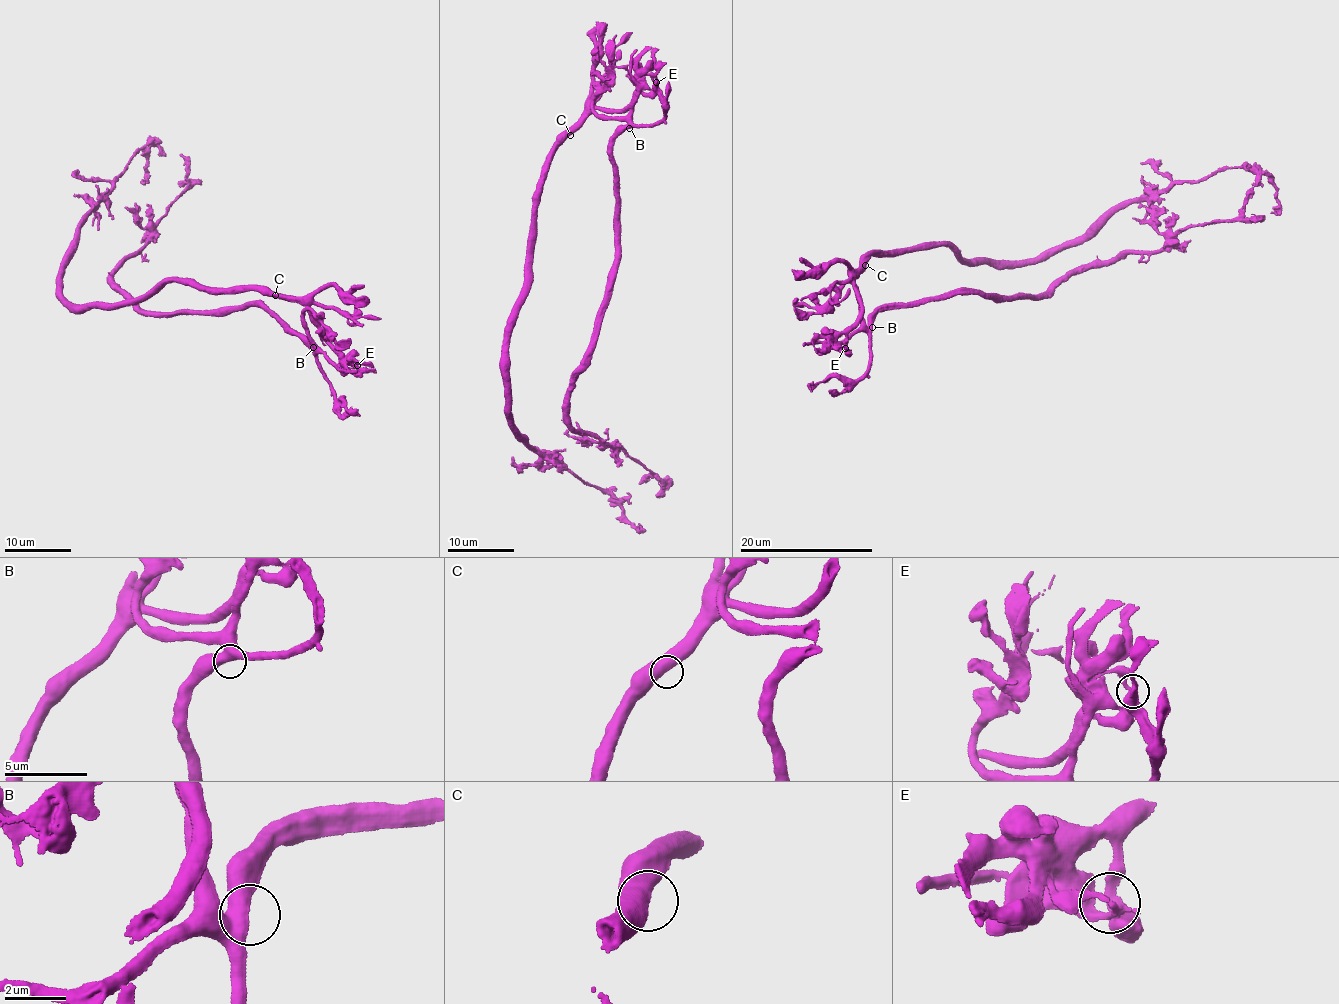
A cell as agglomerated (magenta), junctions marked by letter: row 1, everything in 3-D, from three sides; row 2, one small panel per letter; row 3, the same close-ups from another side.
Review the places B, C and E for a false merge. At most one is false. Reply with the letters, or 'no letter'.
E

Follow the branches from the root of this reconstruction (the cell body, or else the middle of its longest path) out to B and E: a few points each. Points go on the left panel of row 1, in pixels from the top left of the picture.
B: (276, 293), (292, 297), (304, 306), (304, 328), (313, 347)
E: (276, 293), (292, 297), (304, 306), (311, 322), (339, 356), (338, 366), (347, 369), (356, 365)

